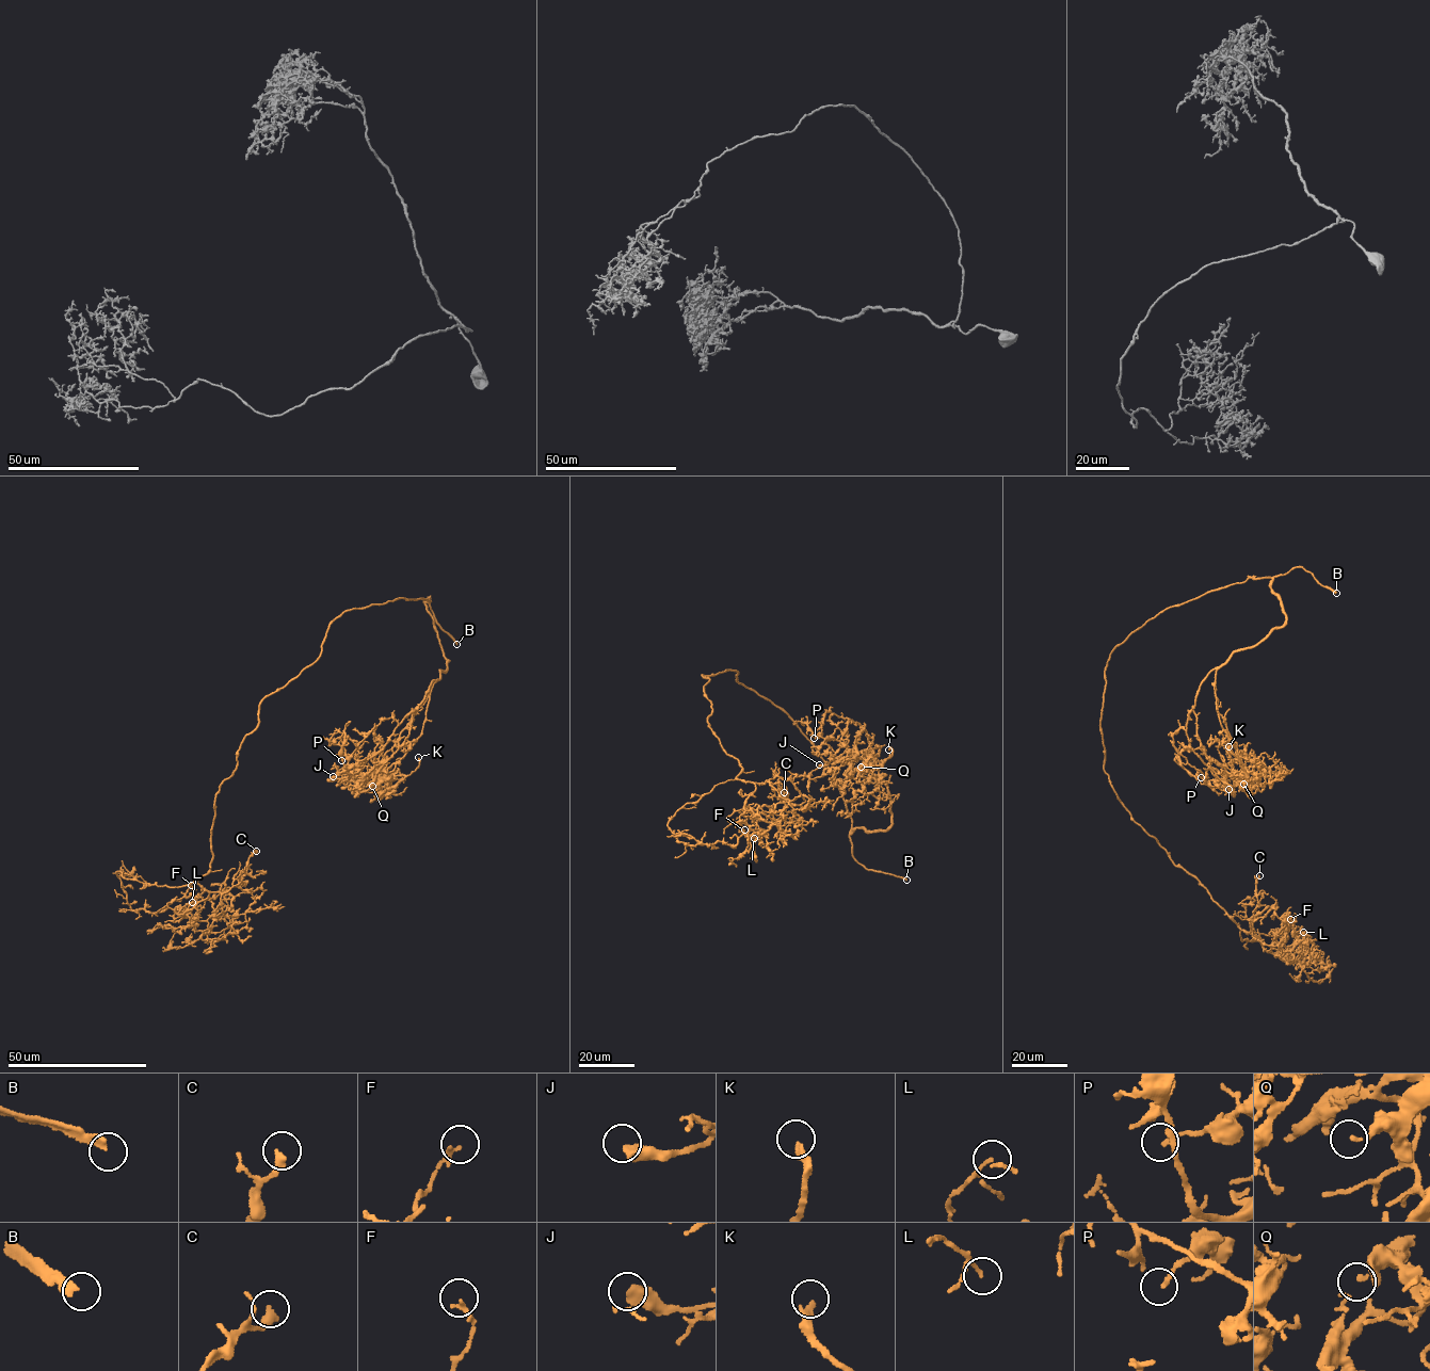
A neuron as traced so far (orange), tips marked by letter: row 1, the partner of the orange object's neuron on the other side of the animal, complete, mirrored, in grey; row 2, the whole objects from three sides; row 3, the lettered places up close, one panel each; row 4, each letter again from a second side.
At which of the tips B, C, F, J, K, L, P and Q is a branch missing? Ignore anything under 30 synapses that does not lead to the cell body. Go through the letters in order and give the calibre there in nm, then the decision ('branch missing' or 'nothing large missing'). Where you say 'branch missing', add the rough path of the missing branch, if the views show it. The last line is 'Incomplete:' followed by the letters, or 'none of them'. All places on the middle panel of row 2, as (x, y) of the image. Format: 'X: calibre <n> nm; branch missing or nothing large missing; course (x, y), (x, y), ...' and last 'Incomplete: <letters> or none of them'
B: calibre 320 nm; branch missing; course (906, 880), (916, 884), (922, 894)
C: calibre 320 nm; nothing large missing
F: calibre 190 nm; nothing large missing
J: calibre 480 nm; nothing large missing
K: calibre 240 nm; nothing large missing
L: calibre 80 nm; nothing large missing
P: calibre 120 nm; nothing large missing
Q: calibre 150 nm; nothing large missing
Incomplete: B

